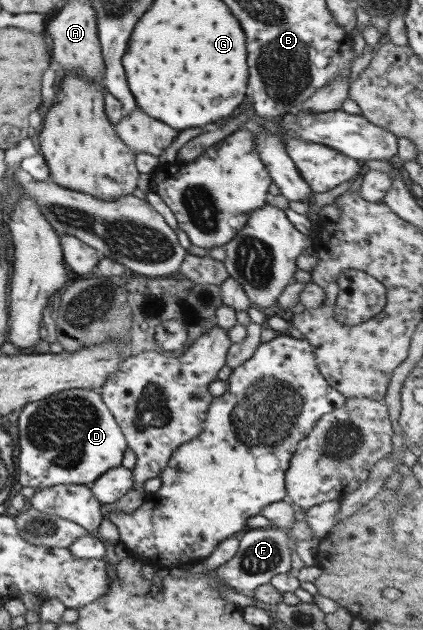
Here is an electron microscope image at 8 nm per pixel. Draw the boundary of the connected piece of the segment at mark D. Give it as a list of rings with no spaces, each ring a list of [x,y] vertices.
[[[75,388],[47,396],[43,400],[27,403],[18,418],[19,472],[17,483],[31,486],[37,491],[60,484],[90,485],[110,468],[122,465],[128,450],[126,438],[112,412],[102,401],[99,390]]]

